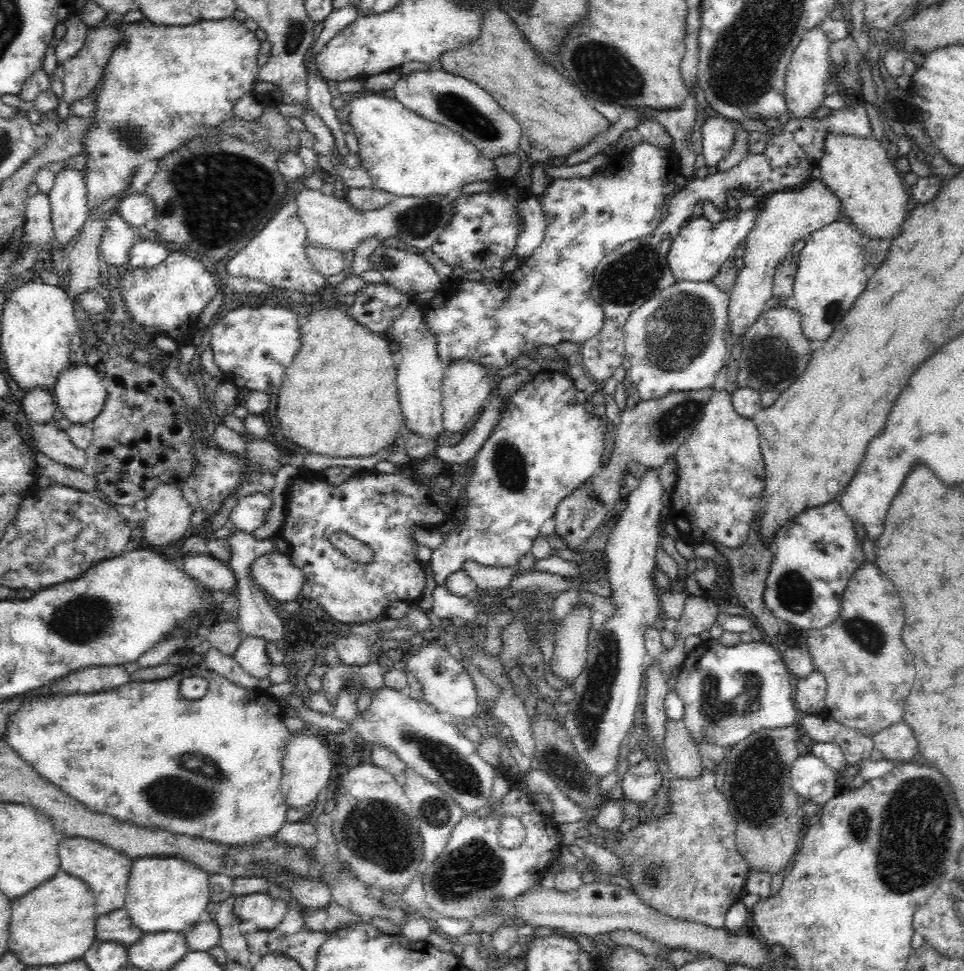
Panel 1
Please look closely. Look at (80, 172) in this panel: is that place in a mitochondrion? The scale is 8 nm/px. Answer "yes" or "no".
no

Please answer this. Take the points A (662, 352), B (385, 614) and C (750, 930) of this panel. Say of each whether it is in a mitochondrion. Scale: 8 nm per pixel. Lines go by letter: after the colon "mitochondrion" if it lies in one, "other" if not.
A: mitochondrion
B: other
C: other

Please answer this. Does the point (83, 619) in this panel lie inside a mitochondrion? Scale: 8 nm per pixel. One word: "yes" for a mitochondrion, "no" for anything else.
yes

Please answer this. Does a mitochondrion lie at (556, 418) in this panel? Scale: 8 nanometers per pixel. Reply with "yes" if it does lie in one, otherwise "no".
no

